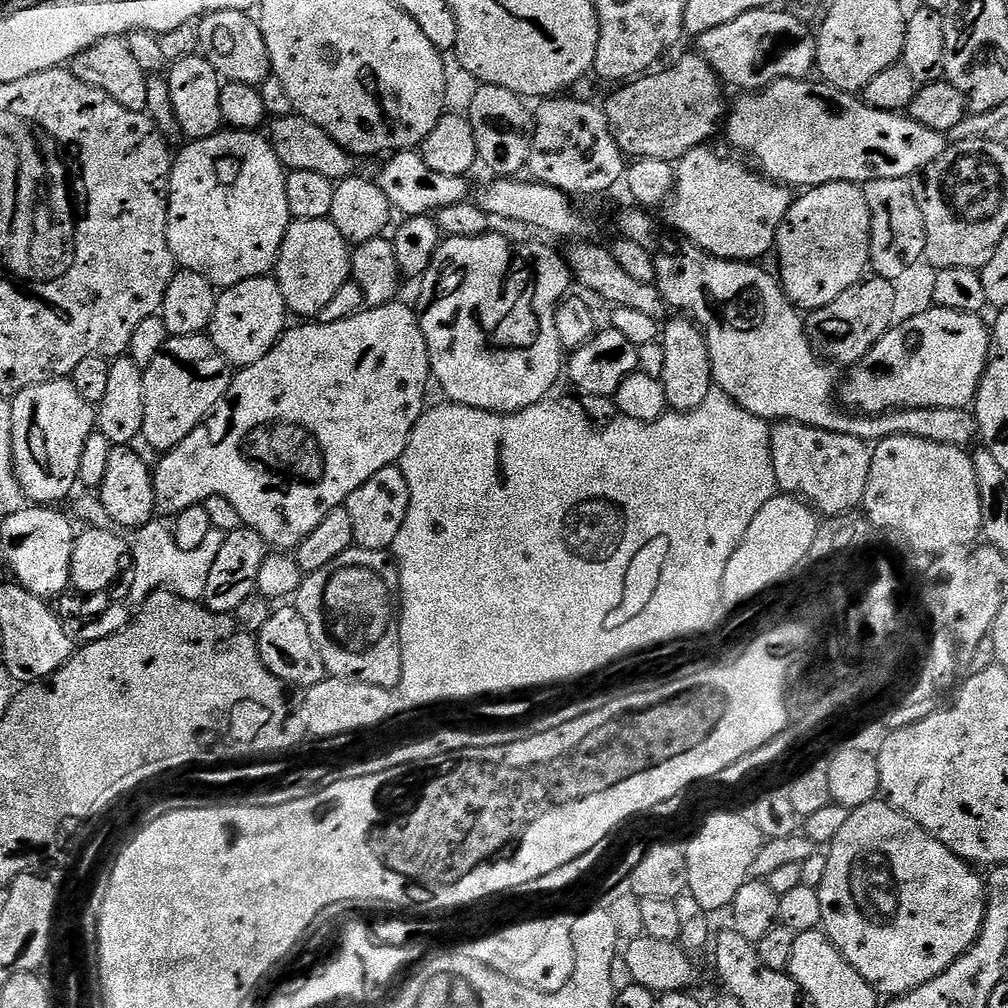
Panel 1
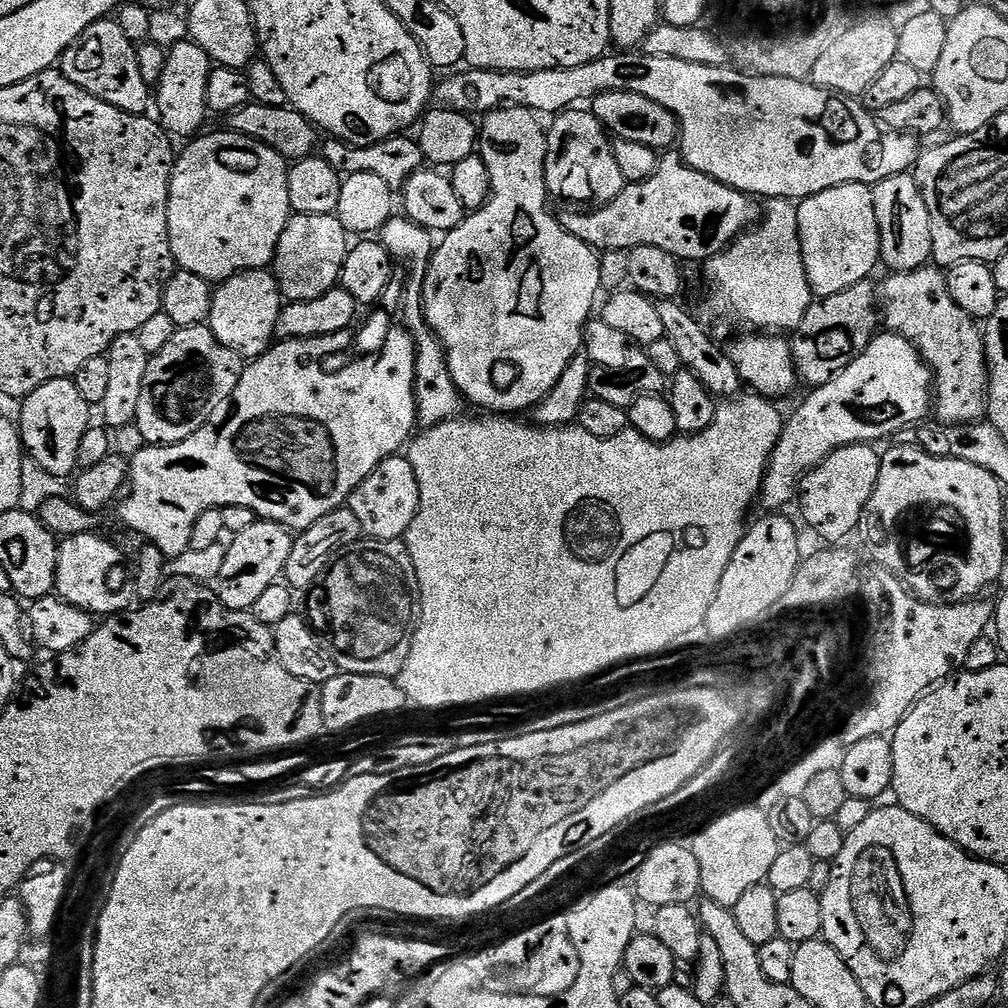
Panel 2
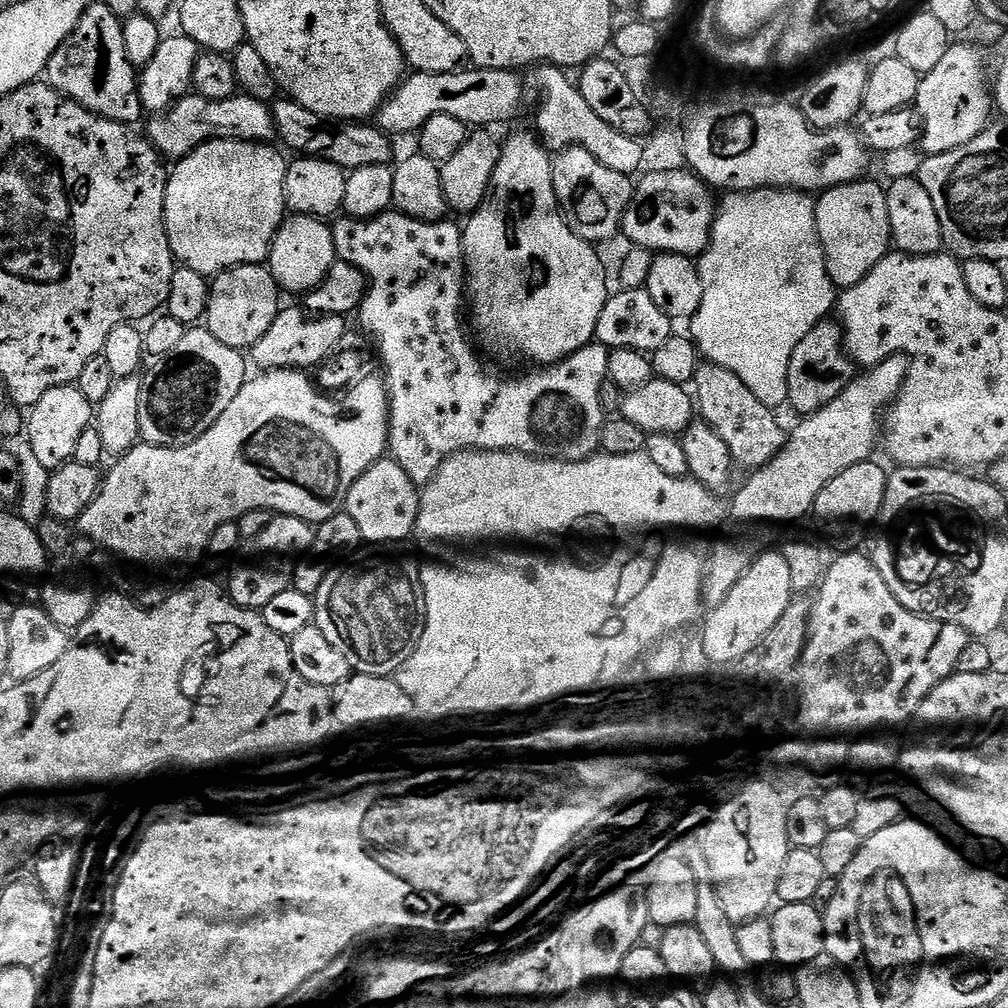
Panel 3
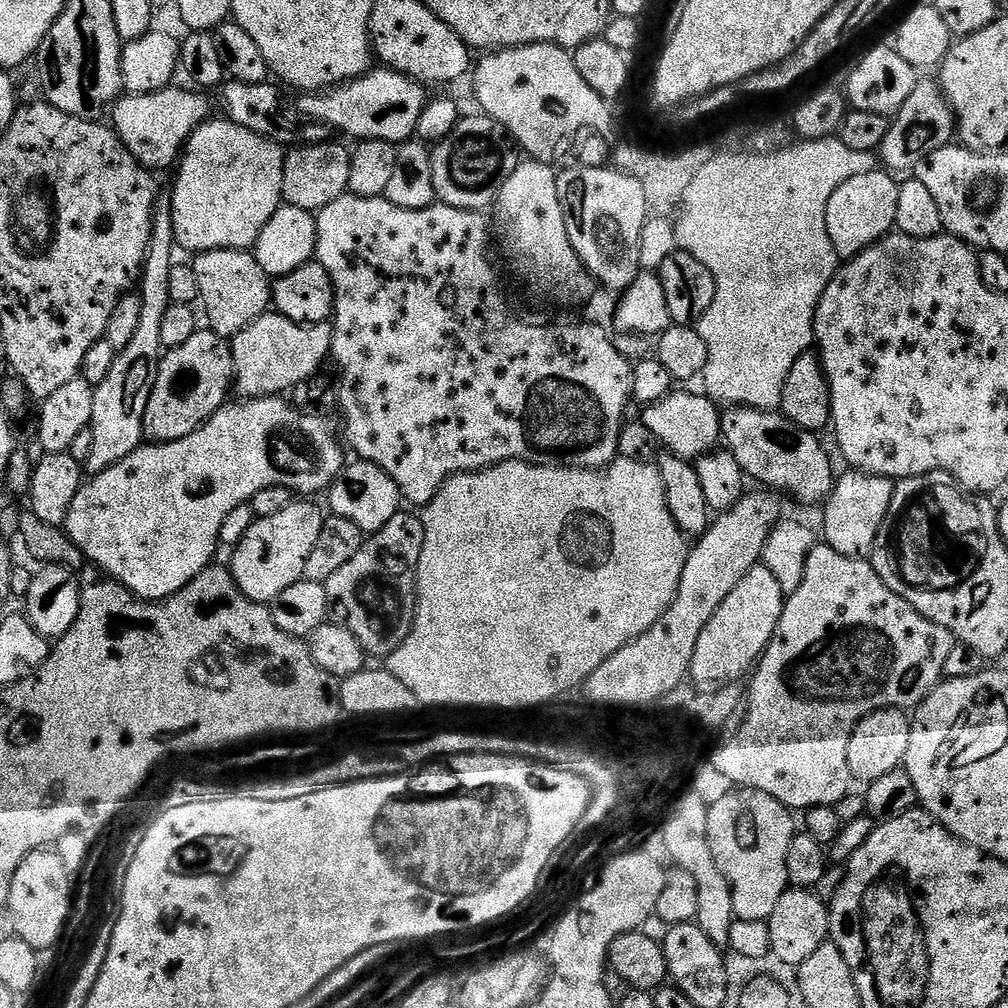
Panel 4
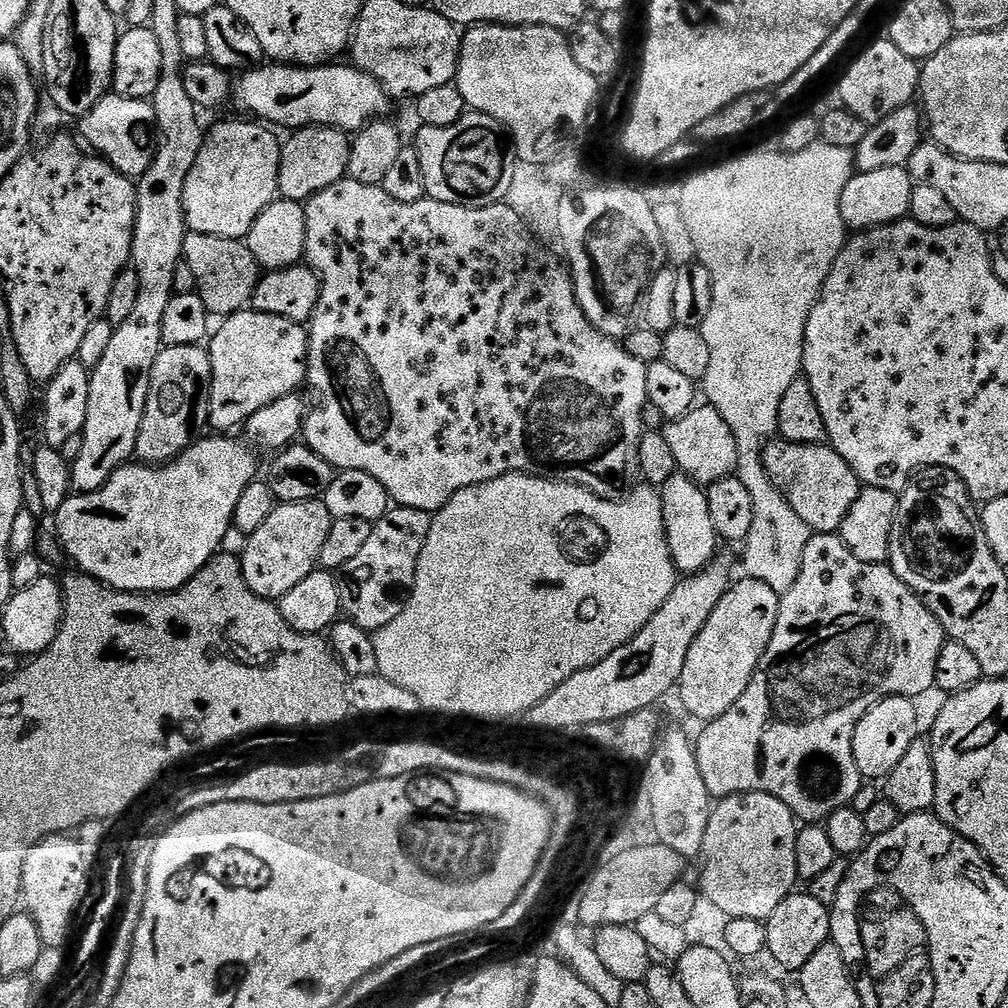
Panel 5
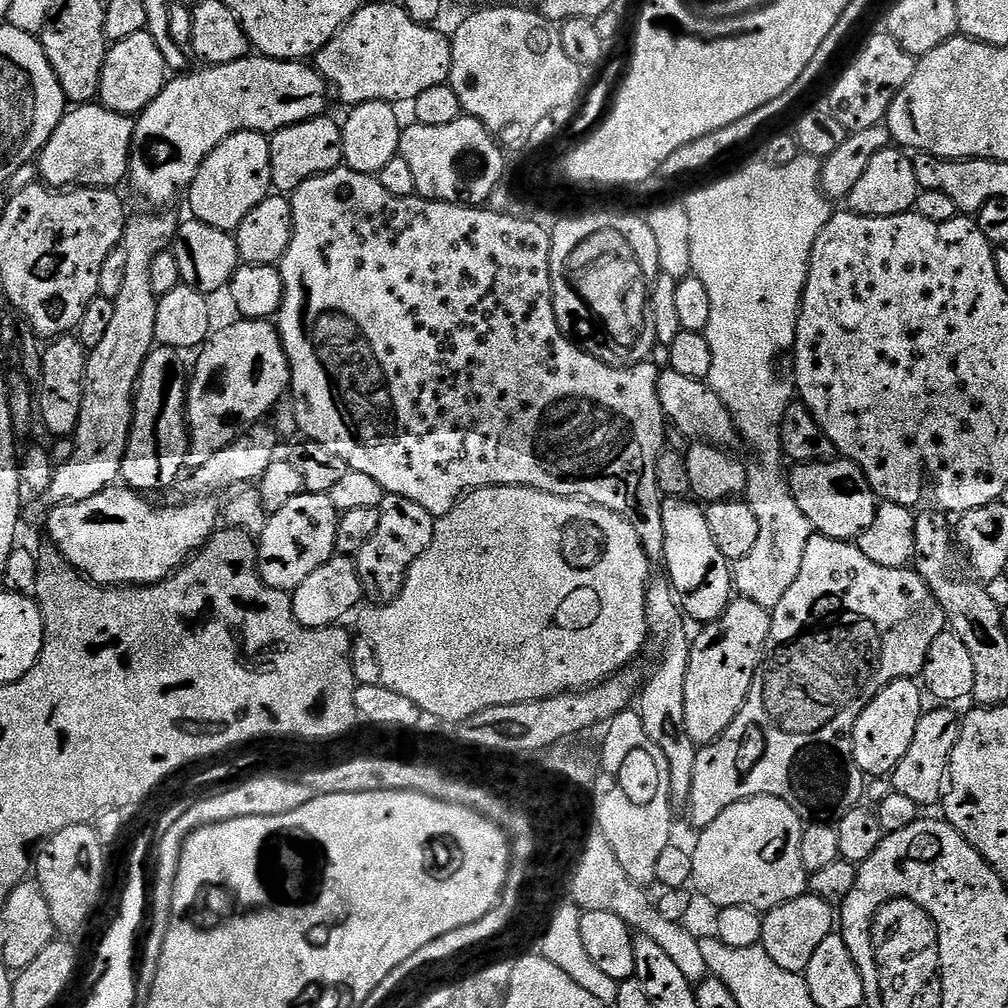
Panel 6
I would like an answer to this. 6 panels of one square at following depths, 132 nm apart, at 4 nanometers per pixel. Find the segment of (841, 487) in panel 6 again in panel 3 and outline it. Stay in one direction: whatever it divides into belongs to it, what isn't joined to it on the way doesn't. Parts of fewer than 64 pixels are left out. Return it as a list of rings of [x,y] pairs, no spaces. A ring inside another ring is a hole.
[[[704,362],[696,370],[695,384],[694,400],[698,405],[699,415],[707,420],[710,426],[714,426],[714,430],[718,430],[718,434],[722,434],[726,446],[730,446],[730,454],[737,465],[745,464],[748,470],[755,470],[764,464],[768,464],[776,456],[776,453],[784,445],[786,428],[780,425],[779,418],[775,416],[777,413],[773,409],[767,408],[752,393],[750,386],[746,386],[746,382],[742,382],[742,378],[738,378],[738,374],[734,374],[729,368],[723,368],[718,364]]]

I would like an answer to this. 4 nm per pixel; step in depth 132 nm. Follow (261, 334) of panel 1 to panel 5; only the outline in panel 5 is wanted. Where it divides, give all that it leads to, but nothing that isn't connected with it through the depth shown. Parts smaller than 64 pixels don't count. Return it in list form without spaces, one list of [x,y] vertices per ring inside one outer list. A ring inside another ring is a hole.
[[[188,232],[184,238],[182,260],[194,274],[195,291],[213,317],[227,318],[236,312],[245,311],[251,305],[262,269],[257,264],[254,254],[250,254],[247,243],[221,236]]]

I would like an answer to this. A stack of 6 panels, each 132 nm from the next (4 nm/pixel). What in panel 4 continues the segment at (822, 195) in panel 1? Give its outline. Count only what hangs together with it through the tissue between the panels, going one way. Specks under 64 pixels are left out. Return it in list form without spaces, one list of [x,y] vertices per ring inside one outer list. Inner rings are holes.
[[[877,170],[858,174],[842,182],[842,186],[834,190],[826,206],[826,230],[830,234],[830,242],[834,246],[837,257],[857,256],[858,253],[866,251],[871,244],[877,244],[882,237],[889,235],[896,228],[899,189],[900,184],[895,175]]]

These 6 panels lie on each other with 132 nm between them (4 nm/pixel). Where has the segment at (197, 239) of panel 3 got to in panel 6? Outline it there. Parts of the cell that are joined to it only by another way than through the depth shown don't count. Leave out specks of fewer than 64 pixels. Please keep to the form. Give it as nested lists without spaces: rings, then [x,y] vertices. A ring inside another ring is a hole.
[[[239,132],[205,158],[196,171],[191,188],[186,193],[191,215],[206,226],[235,233],[236,227],[273,191],[270,178],[269,137],[263,132]]]

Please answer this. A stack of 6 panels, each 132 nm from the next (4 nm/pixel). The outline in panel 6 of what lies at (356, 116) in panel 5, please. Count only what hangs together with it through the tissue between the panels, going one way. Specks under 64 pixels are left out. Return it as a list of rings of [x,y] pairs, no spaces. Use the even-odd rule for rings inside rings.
[[[249,54],[238,62],[214,64],[201,69],[201,72],[192,70],[169,79],[158,98],[147,104],[135,121],[136,133],[132,136],[126,184],[132,187],[138,199],[153,204],[156,210],[163,209],[160,207],[170,203],[179,192],[180,195],[187,193],[202,162],[219,144],[226,142],[226,138],[239,132],[271,134],[286,126],[313,120],[329,111],[330,89],[324,77],[315,67],[304,62],[271,60],[269,56]]]

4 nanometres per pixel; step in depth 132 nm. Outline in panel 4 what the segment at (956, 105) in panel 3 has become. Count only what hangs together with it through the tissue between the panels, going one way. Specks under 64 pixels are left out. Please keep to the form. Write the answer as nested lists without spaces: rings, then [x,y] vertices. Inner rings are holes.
[[[920,78],[914,86],[914,94],[906,98],[902,110],[891,121],[886,138],[879,146],[878,156],[885,169],[896,174],[911,173],[916,164],[926,158],[926,154],[934,154],[934,150],[949,147],[957,132],[956,117],[952,114],[952,105],[944,96],[944,89],[935,79]]]

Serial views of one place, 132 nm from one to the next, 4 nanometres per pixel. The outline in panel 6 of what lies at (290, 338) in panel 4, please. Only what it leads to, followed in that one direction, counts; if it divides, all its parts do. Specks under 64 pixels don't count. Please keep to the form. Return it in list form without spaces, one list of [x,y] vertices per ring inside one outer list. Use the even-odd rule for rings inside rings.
[[[239,318],[232,326],[218,329],[209,335],[199,349],[196,369],[190,372],[188,385],[188,463],[189,469],[207,462],[218,450],[226,450],[243,432],[259,425],[264,415],[271,413],[285,399],[292,383],[292,372],[288,369],[288,356],[280,332],[271,319],[245,320]]]

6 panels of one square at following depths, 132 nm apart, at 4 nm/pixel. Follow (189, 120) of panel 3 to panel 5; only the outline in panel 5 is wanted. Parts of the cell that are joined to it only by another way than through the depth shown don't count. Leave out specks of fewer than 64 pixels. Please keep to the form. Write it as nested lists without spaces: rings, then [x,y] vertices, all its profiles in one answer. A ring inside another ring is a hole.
[[[109,94],[102,97],[94,106],[94,110],[84,115],[79,124],[80,132],[84,135],[83,143],[95,155],[110,161],[123,176],[139,178],[156,160],[158,147],[156,115],[148,100]]]

